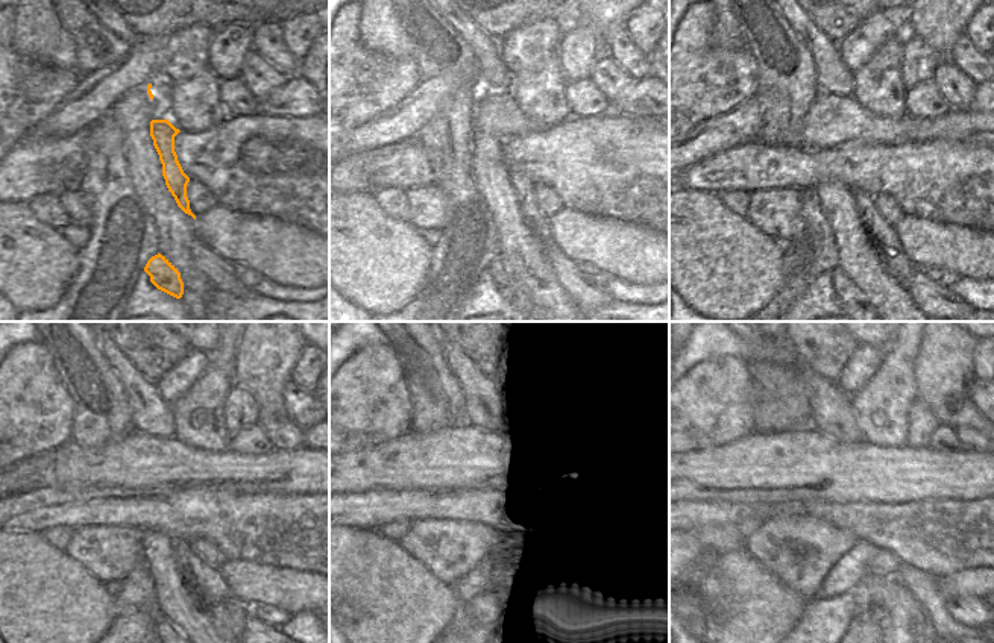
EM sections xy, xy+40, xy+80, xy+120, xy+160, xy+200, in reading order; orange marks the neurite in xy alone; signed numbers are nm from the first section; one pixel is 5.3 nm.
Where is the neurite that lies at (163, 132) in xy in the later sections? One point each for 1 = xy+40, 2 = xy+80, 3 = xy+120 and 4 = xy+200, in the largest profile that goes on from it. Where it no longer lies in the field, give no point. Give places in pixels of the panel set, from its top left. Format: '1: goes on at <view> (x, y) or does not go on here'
1: goes on at xy+40 (521, 185)
2: goes on at xy+80 (883, 238)
3: goes on at xy+120 (228, 614)
4: goes on at xy+200 (906, 630)

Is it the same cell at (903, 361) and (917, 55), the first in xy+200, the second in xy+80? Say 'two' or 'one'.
two

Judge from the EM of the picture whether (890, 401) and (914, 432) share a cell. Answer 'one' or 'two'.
two

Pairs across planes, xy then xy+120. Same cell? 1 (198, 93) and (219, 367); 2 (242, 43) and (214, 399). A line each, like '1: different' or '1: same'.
1: same
2: different

